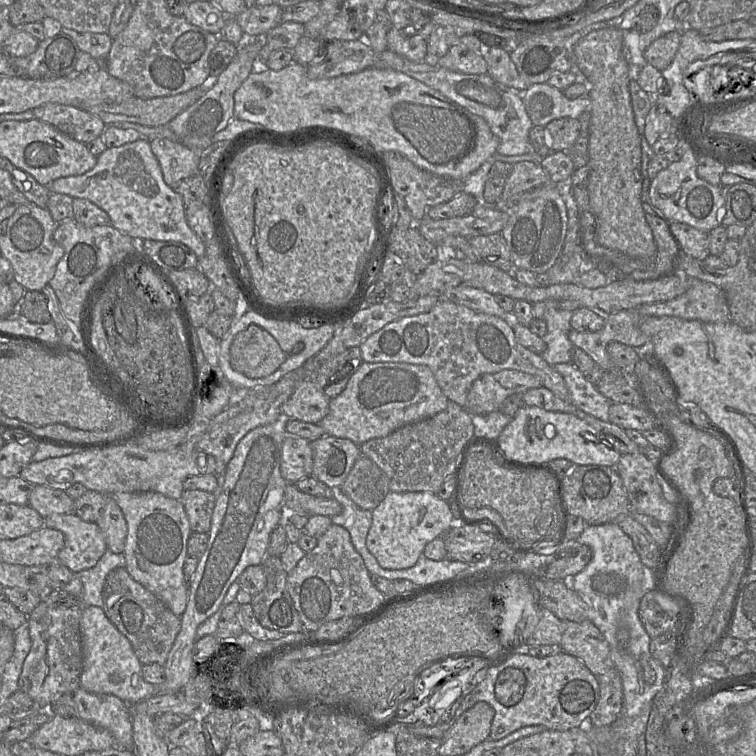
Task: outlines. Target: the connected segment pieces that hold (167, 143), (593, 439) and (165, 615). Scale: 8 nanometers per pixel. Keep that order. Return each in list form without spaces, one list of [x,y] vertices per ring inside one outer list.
[[[155,138],[150,141],[150,146],[159,162],[165,183],[172,189],[183,179],[199,174],[198,152],[167,138]]]
[[[525,405],[519,409],[497,441],[508,458],[522,462],[549,462],[564,458],[578,465],[616,468],[622,455],[609,440],[574,414],[548,411],[537,406]]]
[[[124,567],[115,568],[107,574],[102,587],[102,600],[106,617],[129,640],[140,663],[164,665],[180,631],[180,617],[174,615],[159,598],[136,582]]]

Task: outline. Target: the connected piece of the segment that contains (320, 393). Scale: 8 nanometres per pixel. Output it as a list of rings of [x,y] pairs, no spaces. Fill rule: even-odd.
[[[303,381],[282,405],[281,417],[319,424],[329,411],[330,400],[324,388],[311,381]]]

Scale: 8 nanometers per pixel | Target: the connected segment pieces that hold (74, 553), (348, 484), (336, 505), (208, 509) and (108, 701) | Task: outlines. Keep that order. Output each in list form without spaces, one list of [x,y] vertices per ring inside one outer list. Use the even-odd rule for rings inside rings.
[[[74,513],[43,518],[44,526],[63,533],[64,546],[57,555],[57,562],[72,573],[92,568],[107,550],[104,534],[95,522],[86,522]]]
[[[361,454],[341,490],[359,508],[373,511],[390,492],[389,479],[372,460]]]
[[[286,483],[284,496],[286,513],[297,512],[307,516],[321,515],[331,518],[342,512],[342,506],[337,500],[303,493],[295,483]]]
[[[184,490],[180,499],[191,532],[209,533],[215,495],[203,490]]]
[[[79,687],[73,693],[77,716],[108,730],[116,746],[132,749],[132,721],[129,705],[111,694],[94,694]]]

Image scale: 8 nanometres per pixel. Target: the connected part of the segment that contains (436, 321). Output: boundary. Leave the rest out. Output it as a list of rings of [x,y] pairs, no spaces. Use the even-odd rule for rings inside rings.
[[[440,300],[427,313],[408,316],[387,324],[380,331],[371,335],[360,345],[364,362],[399,362],[425,365],[432,371],[443,394],[451,401],[465,407],[467,395],[473,382],[483,374],[496,373],[504,369],[517,370],[534,375],[542,381],[542,386],[552,391],[565,402],[570,401],[570,393],[564,378],[541,355],[523,347],[515,338],[512,320],[497,316],[477,313],[465,306],[449,300]]]

